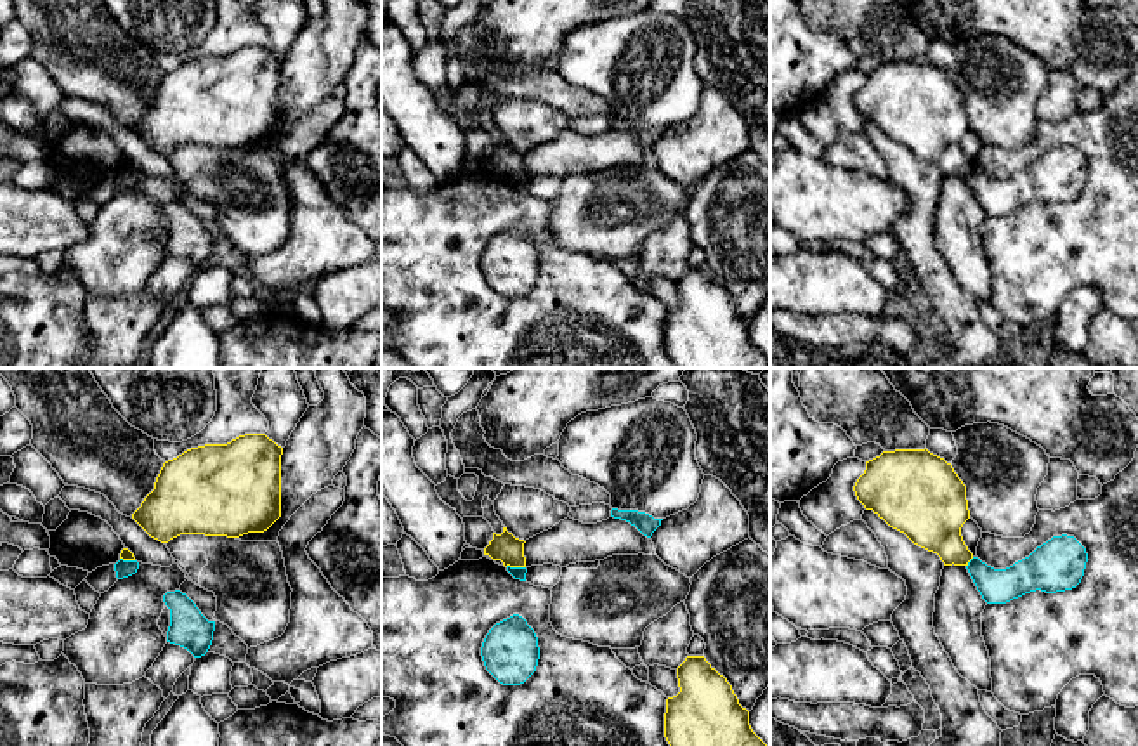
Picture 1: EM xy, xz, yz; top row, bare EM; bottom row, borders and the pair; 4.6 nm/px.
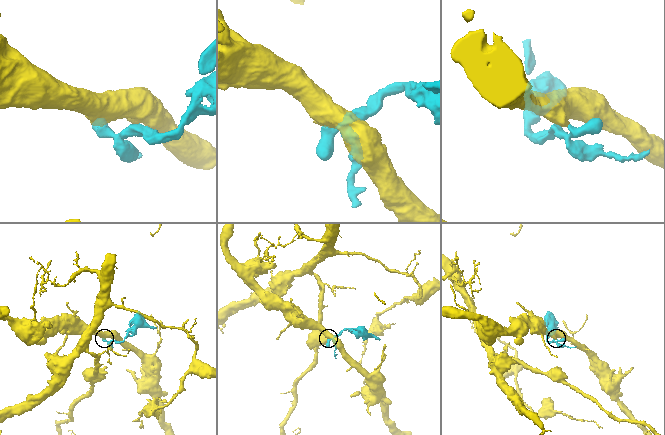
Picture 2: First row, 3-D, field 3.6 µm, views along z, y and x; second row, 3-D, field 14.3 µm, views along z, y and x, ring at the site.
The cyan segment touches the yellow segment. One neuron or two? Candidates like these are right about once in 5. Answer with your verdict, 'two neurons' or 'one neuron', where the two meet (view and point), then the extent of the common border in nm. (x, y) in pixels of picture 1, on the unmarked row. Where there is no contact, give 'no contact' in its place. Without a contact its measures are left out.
two neurons | xz (516, 179) | 100 nm

